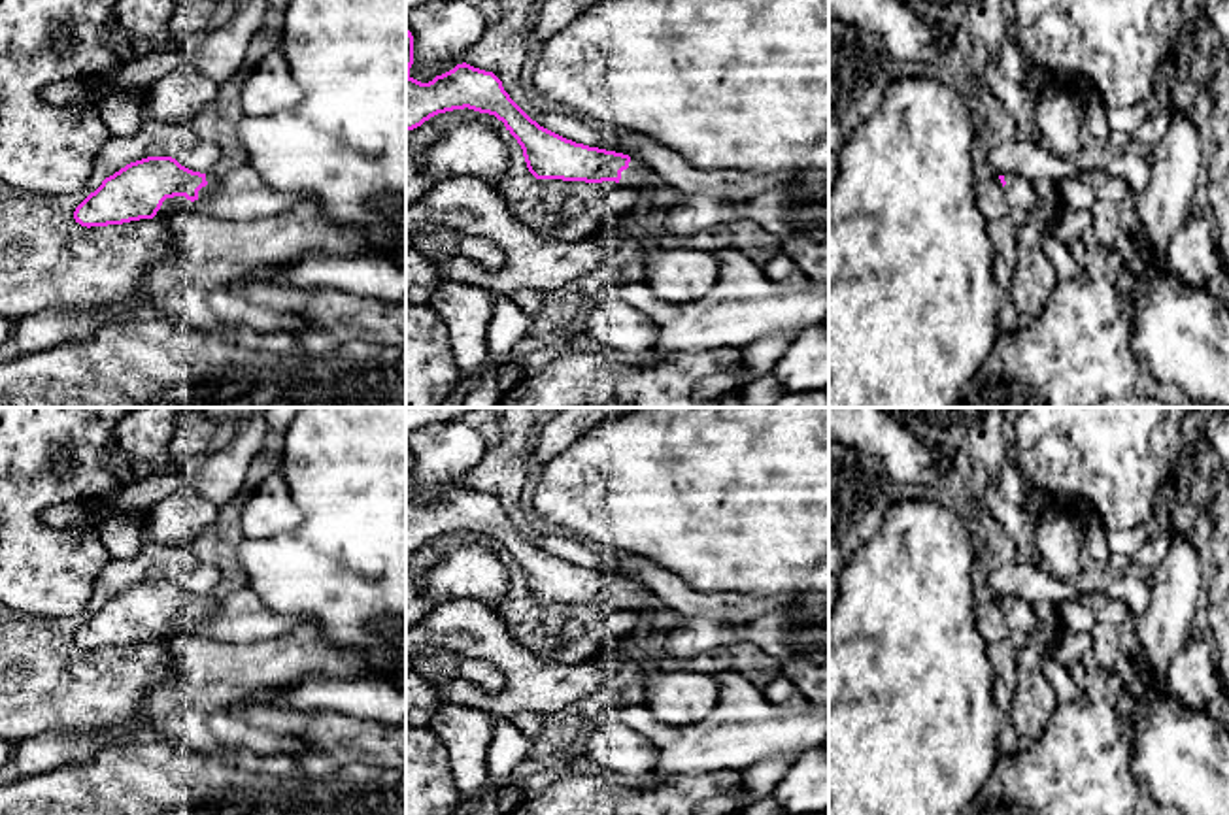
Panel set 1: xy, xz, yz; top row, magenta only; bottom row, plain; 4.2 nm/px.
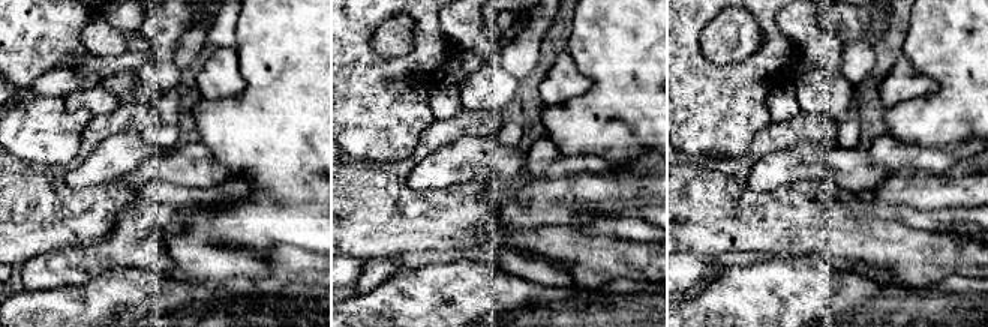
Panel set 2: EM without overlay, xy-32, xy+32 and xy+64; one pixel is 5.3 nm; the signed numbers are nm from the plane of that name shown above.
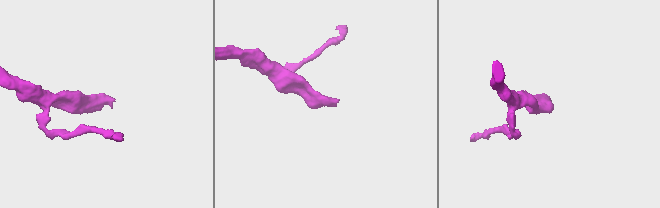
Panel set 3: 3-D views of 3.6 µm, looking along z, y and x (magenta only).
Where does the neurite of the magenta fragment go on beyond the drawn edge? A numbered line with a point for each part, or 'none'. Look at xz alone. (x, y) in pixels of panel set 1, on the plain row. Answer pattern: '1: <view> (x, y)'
1: xz (637, 598)

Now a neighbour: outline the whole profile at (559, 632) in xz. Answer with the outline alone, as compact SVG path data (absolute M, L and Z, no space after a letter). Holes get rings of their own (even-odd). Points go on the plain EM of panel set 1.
M510 553L498 558L510 572L510 587L495 613L510 640L542 660L581 664L600 655L617 634L640 630L640 621L615 604L536 602Z

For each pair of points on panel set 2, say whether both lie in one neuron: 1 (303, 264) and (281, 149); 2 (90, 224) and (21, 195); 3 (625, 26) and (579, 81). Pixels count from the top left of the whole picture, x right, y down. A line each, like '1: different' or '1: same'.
1: different
2: same
3: different

